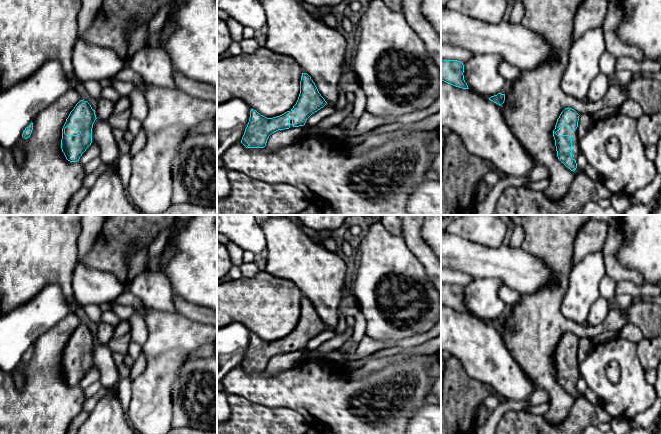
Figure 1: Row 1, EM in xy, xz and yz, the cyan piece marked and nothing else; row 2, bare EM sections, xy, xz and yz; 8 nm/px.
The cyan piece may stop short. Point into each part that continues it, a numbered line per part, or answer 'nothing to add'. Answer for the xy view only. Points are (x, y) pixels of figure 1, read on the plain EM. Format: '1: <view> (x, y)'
1: xy (68, 354)

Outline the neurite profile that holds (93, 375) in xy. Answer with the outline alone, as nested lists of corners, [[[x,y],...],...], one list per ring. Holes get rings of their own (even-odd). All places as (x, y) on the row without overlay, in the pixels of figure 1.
[[[92,366],[91,369],[86,373],[86,375],[80,381],[79,386],[84,390],[88,386],[97,381],[100,381],[100,372],[95,366]]]

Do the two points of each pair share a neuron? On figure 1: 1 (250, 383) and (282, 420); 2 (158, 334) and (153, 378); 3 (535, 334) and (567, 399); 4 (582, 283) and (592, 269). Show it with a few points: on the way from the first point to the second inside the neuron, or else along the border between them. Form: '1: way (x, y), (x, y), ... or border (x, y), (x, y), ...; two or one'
1: border (250, 400), (272, 408), (290, 408), (295, 411); two
2: way (158, 345), (158, 367); one
3: way (535, 351), (537, 364), (550, 384); one
4: way (584, 280), (589, 272); one

